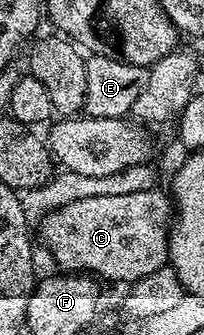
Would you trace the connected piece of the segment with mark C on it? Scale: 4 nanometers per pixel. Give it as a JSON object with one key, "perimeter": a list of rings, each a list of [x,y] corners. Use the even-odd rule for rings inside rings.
{"perimeter":[[[161,190],[139,194],[111,194],[103,198],[79,198],[68,200],[58,208],[45,213],[39,221],[41,240],[49,247],[53,260],[65,274],[88,274],[102,281],[114,280],[117,284],[132,286],[136,280],[155,274],[155,270],[166,267],[169,259],[170,225],[175,217],[174,202]]]}

